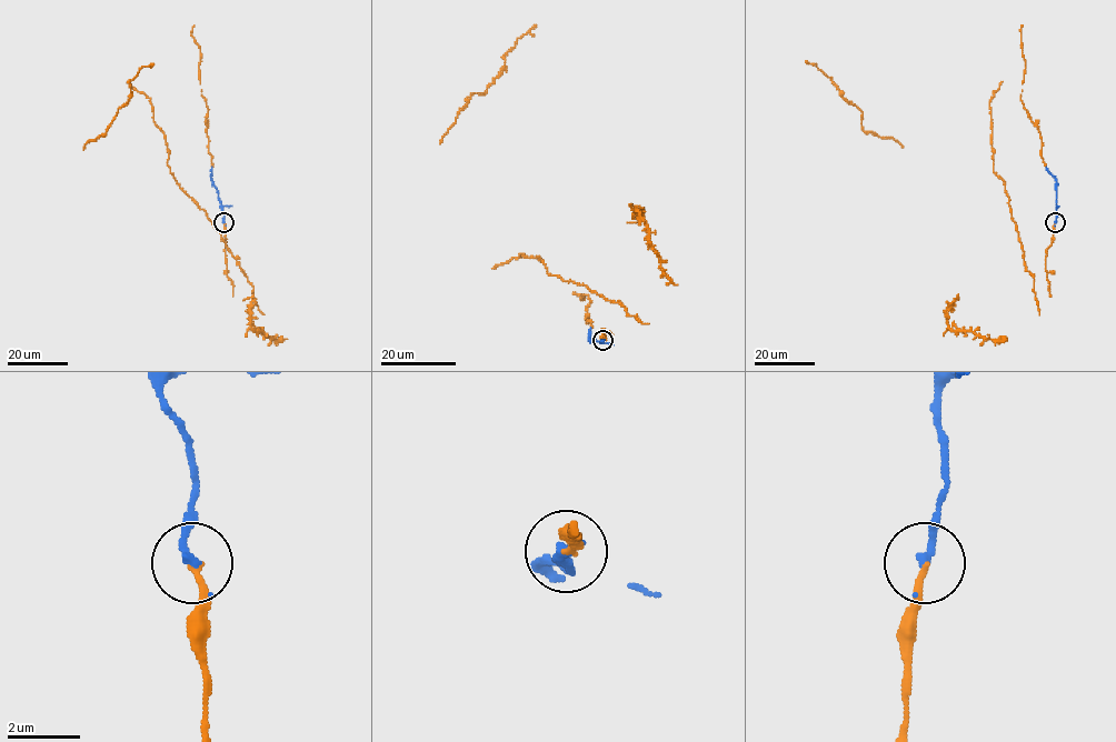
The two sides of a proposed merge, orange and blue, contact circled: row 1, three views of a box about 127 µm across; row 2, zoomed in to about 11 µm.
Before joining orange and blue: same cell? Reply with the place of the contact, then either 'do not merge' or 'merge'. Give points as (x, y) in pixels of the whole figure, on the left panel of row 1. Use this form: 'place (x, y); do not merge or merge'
place (223, 222); merge

